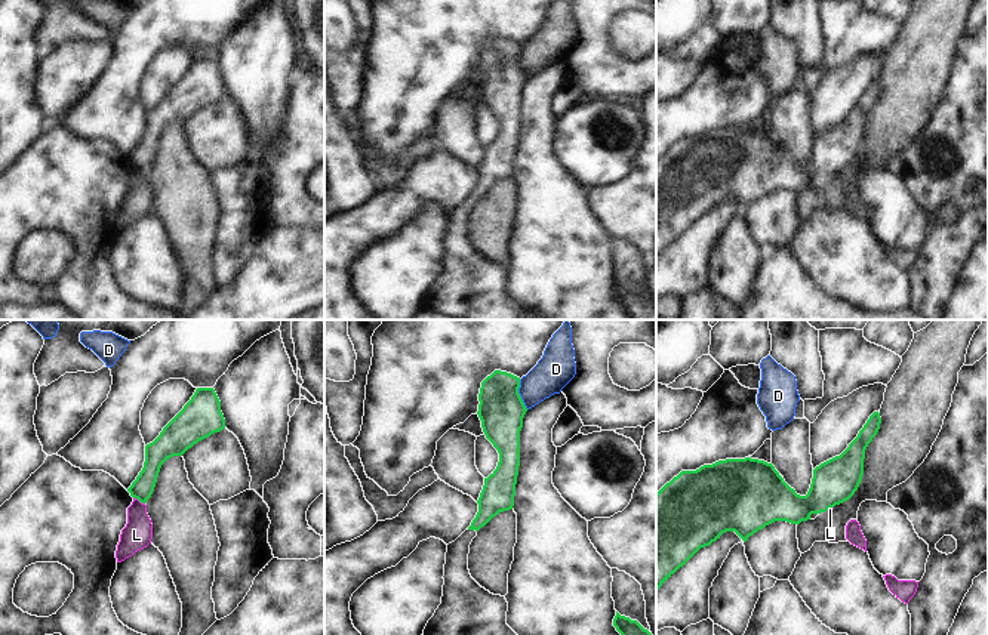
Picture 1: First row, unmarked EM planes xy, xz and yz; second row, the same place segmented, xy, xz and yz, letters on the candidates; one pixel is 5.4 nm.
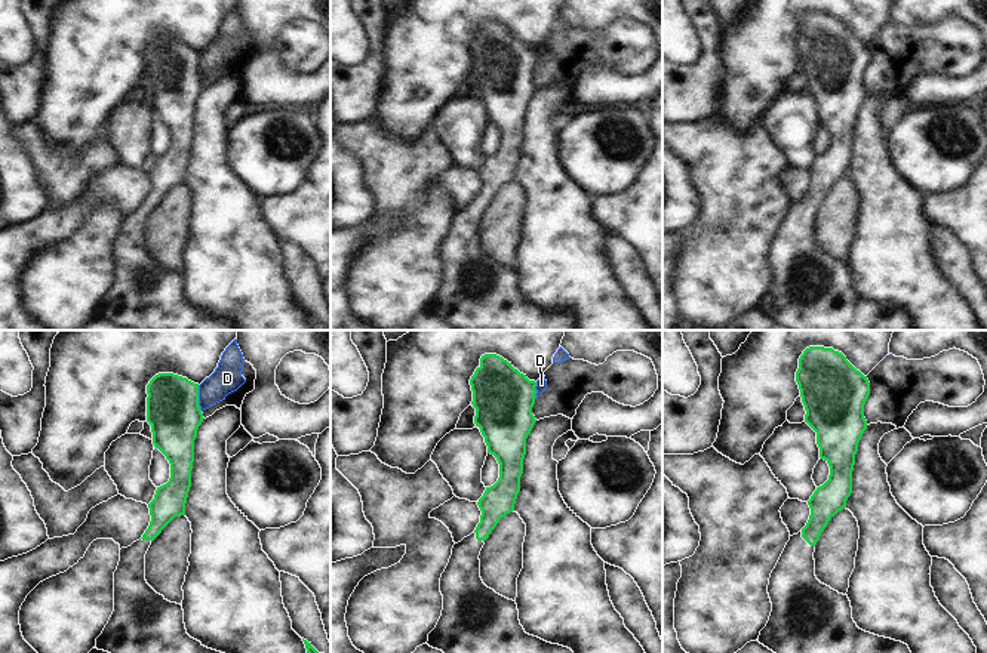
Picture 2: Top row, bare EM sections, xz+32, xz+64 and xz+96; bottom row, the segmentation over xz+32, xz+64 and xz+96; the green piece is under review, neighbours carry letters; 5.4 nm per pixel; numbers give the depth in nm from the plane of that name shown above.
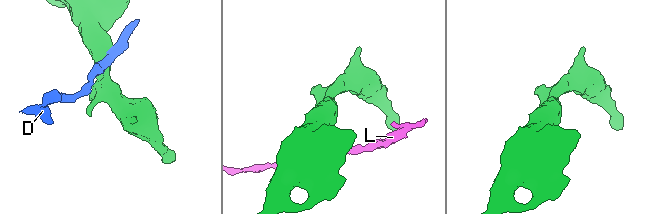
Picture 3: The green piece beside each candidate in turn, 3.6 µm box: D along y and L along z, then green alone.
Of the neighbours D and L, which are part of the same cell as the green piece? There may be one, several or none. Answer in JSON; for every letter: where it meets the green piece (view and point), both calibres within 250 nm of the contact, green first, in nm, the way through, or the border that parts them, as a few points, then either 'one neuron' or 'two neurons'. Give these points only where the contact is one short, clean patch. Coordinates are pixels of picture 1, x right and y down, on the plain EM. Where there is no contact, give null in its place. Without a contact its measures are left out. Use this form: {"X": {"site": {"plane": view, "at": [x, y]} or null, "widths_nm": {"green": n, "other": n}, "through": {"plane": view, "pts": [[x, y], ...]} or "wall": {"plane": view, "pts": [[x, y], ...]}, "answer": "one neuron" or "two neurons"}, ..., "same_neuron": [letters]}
{"D": {"site": {"plane": "xz", "at": [519, 62]}, "widths_nm": {"green": 260, "other": 200}, "wall": {"plane": "xz", "pts": [[519, 48], [519, 64], [528, 77]]}, "answer": "two neurons"}, "L": {"site": {"plane": "xy", "at": [139, 169]}, "widths_nm": {"green": 120, "other": 160}, "wall": {"plane": "xy", "pts": [[134, 165], [144, 172]]}, "answer": "two neurons"}, "same_neuron": []}

